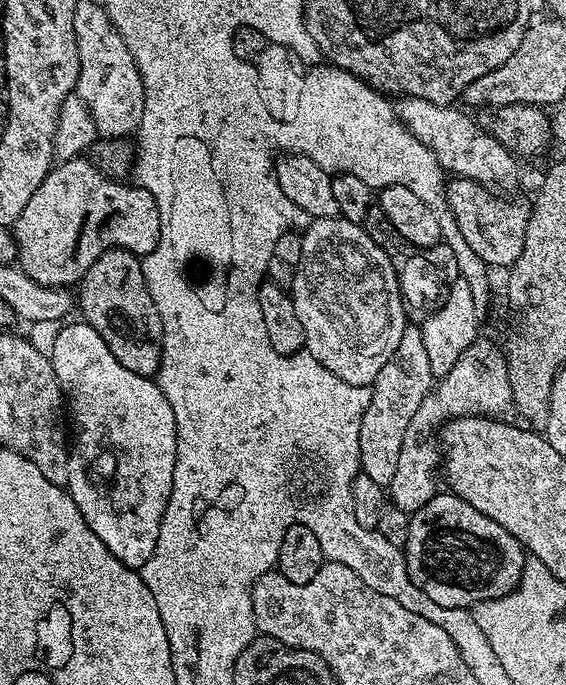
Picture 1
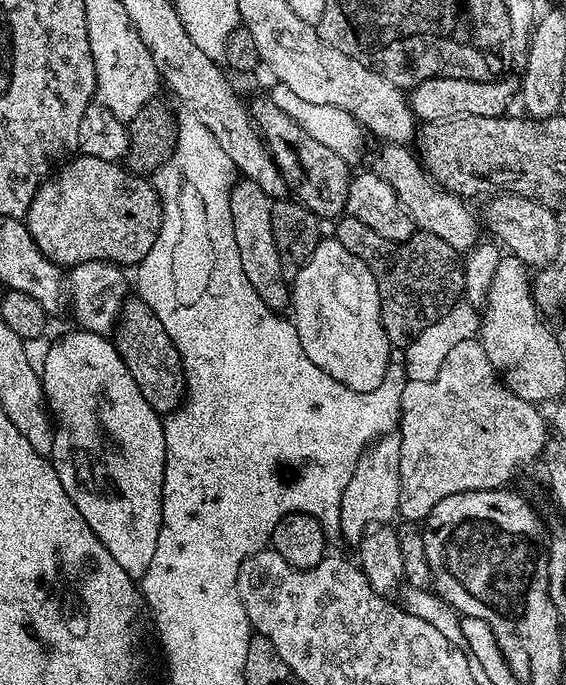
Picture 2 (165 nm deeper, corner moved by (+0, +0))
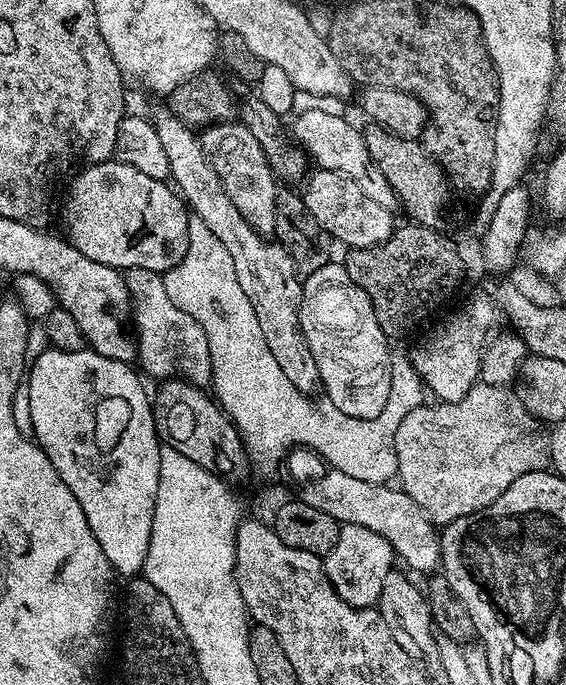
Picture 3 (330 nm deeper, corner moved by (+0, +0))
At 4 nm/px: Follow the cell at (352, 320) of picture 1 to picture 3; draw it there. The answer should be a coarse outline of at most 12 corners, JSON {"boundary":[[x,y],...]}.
{"boundary":[[343,263],[303,277],[302,334],[333,409],[376,416],[392,352]]}

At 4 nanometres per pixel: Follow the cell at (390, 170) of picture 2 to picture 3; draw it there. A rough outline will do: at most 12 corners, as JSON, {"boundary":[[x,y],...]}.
{"boundary":[[322,106],[290,128],[317,169],[340,172],[378,206],[398,201],[363,131]]}

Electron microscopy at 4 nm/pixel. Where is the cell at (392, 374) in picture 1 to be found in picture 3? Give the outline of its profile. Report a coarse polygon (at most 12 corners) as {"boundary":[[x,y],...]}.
{"boundary":[[357,524],[341,527],[323,557],[332,589],[371,608],[393,571],[390,542]]}

